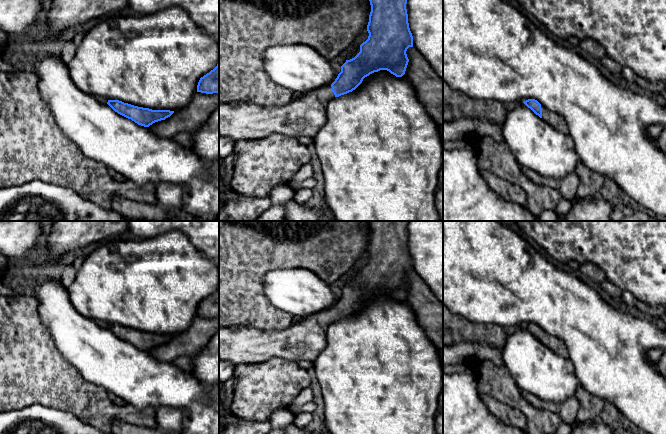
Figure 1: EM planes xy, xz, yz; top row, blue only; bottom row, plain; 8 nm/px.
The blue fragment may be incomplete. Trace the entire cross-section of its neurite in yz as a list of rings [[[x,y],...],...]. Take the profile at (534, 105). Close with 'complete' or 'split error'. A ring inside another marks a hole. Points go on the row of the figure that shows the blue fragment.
[[[528,99],[523,102],[528,108],[530,108],[536,115],[542,118],[546,123],[551,125],[554,129],[569,135],[569,129],[565,119],[556,112],[552,112],[541,105],[535,99]]] | split error

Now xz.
[[[407,0],[369,1],[371,12],[367,25],[368,39],[360,45],[360,52],[341,66],[341,72],[331,85],[310,91],[301,99],[274,107],[263,107],[244,101],[219,103],[219,137],[227,136],[235,141],[260,139],[275,133],[295,138],[314,137],[326,123],[326,106],[332,99],[352,92],[365,77],[380,70],[387,70],[396,77],[402,77],[409,62],[406,51],[413,47],[406,9]]] | split error

